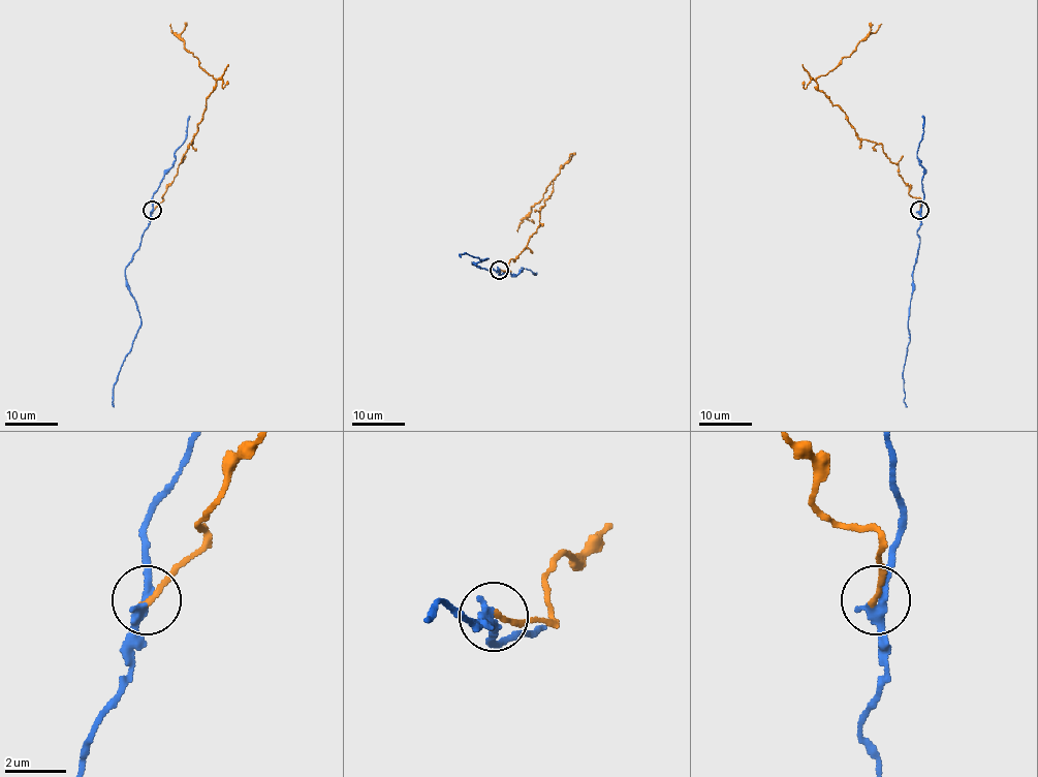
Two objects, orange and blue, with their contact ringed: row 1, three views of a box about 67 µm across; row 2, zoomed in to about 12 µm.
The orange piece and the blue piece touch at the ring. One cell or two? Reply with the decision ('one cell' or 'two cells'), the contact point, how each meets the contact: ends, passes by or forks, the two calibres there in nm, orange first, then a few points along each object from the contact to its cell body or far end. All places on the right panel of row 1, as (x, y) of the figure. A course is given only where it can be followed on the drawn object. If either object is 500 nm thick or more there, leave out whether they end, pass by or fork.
two cells; at (919, 210); orange ends there; blue passes by; 190 nm thick on the orange side, 280 nm on the other; orange runs (919, 211), (919, 199), (909, 193), (899, 166), (880, 144), (859, 138), (816, 80), (881, 24); blue runs (919, 211), (921, 224), (917, 234), (919, 245), (908, 318), (909, 344), (903, 370), (906, 406)

